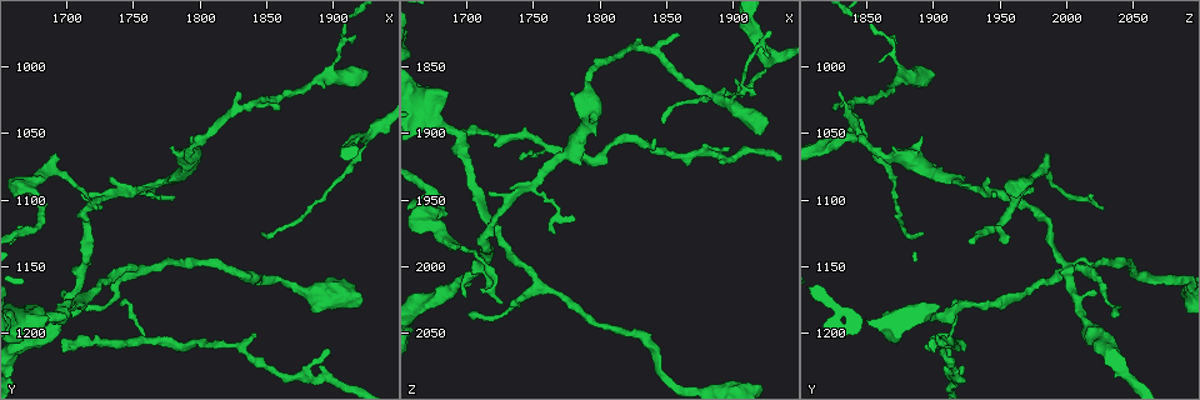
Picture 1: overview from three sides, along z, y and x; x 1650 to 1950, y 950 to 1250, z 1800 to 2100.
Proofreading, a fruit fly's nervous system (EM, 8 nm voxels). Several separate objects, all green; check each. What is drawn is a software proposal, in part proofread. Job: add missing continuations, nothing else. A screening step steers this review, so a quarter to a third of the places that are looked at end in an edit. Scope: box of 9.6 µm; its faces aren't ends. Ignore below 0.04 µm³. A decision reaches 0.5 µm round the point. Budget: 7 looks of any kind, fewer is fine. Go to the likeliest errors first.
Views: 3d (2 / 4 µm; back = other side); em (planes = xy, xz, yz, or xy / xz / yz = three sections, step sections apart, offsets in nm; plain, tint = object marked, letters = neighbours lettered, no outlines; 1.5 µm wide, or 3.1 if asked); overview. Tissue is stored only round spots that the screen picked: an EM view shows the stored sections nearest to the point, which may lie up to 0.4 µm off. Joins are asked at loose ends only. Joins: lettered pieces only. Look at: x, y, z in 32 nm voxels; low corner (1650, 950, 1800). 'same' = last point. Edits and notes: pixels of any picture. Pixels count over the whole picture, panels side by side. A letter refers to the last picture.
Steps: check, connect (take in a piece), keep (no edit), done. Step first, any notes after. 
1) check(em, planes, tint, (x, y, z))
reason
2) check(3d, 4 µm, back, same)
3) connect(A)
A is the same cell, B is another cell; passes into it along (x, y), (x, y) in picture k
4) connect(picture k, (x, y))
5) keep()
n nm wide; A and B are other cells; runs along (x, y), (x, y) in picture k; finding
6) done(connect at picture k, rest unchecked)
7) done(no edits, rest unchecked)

check(em, planes, letters, (1726, 1108, 2026))

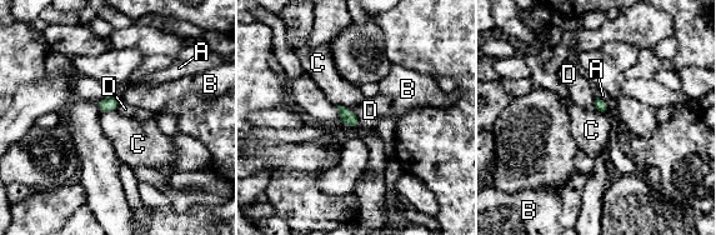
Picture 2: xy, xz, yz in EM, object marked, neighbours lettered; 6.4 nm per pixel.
keep()
70 nm wide; A, B, C and D are other cells; border along (336, 104), (354, 114) in picture 2; none of them fits

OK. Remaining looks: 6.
check(3d, 2 µm, (1782, 1098, 1962))
free end

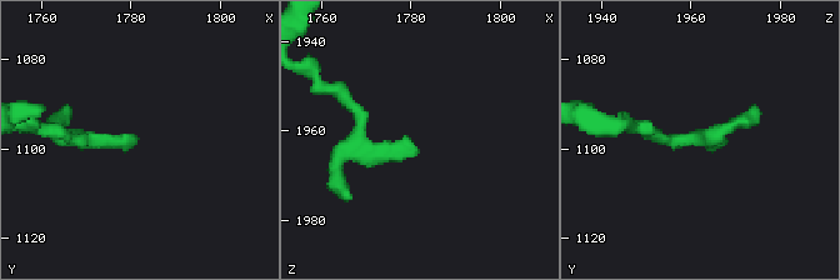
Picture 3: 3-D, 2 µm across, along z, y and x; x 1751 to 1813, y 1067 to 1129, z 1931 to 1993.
check(em, planes, letters, (1781, 1099, 1964))

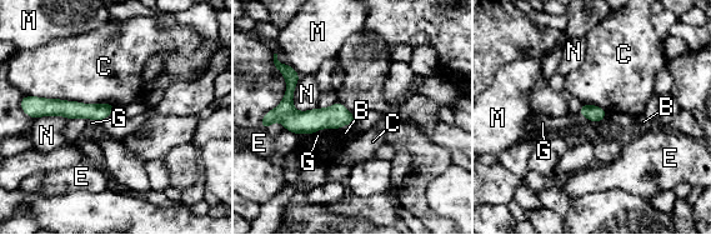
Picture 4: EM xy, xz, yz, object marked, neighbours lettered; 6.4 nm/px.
keep()
C touches over 550 nm; B, C, E, G, M and N are other cells; runs along (111, 108), (104, 110), (38, 109) in picture 4; no lettered piece goes on from it

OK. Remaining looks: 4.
check(em, planes, letters, (1898, 1212, 1912))
free end

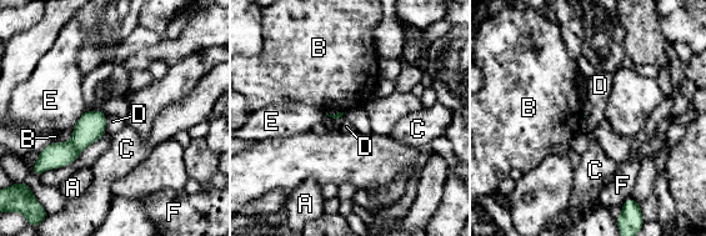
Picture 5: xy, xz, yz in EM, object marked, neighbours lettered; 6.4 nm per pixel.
keep()
A, B, C, D, E and F are other cells; border along (106, 115), (105, 134) in picture 5; none of them fits

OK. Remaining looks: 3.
done(no edits, rest unchecked)

